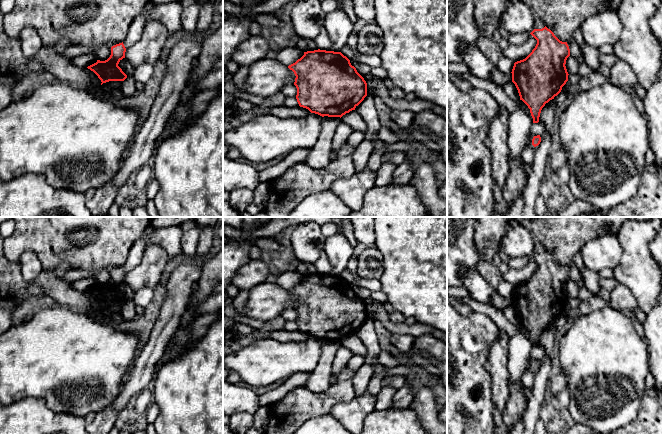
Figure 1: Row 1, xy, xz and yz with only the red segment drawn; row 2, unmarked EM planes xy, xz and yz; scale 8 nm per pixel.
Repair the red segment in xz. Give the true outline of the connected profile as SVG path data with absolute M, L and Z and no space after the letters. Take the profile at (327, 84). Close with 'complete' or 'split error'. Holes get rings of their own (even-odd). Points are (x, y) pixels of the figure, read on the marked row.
M314 50L304 52L295 63L288 66L296 76L296 99L300 107L322 117L342 117L367 96L367 83L341 52Z; complete

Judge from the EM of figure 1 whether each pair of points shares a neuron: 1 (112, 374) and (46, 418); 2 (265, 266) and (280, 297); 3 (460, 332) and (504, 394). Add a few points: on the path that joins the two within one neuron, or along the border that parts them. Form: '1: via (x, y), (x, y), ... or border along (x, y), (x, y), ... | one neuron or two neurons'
1: border along (35, 398), (42, 398), (55, 412), (77, 416) | two neurons
2: border along (268, 280), (253, 286), (248, 291) | two neurons
3: border along (490, 344), (485, 369), (490, 376), (491, 390) | two neurons

